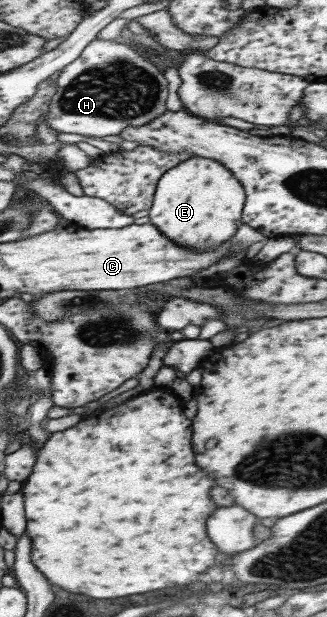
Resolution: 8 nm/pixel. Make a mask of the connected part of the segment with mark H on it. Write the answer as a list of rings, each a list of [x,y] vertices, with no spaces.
[[[94,37],[73,62],[59,71],[46,125],[57,133],[93,138],[117,136],[123,127],[141,126],[161,116],[166,96],[167,81],[162,71],[140,50],[115,39]]]

